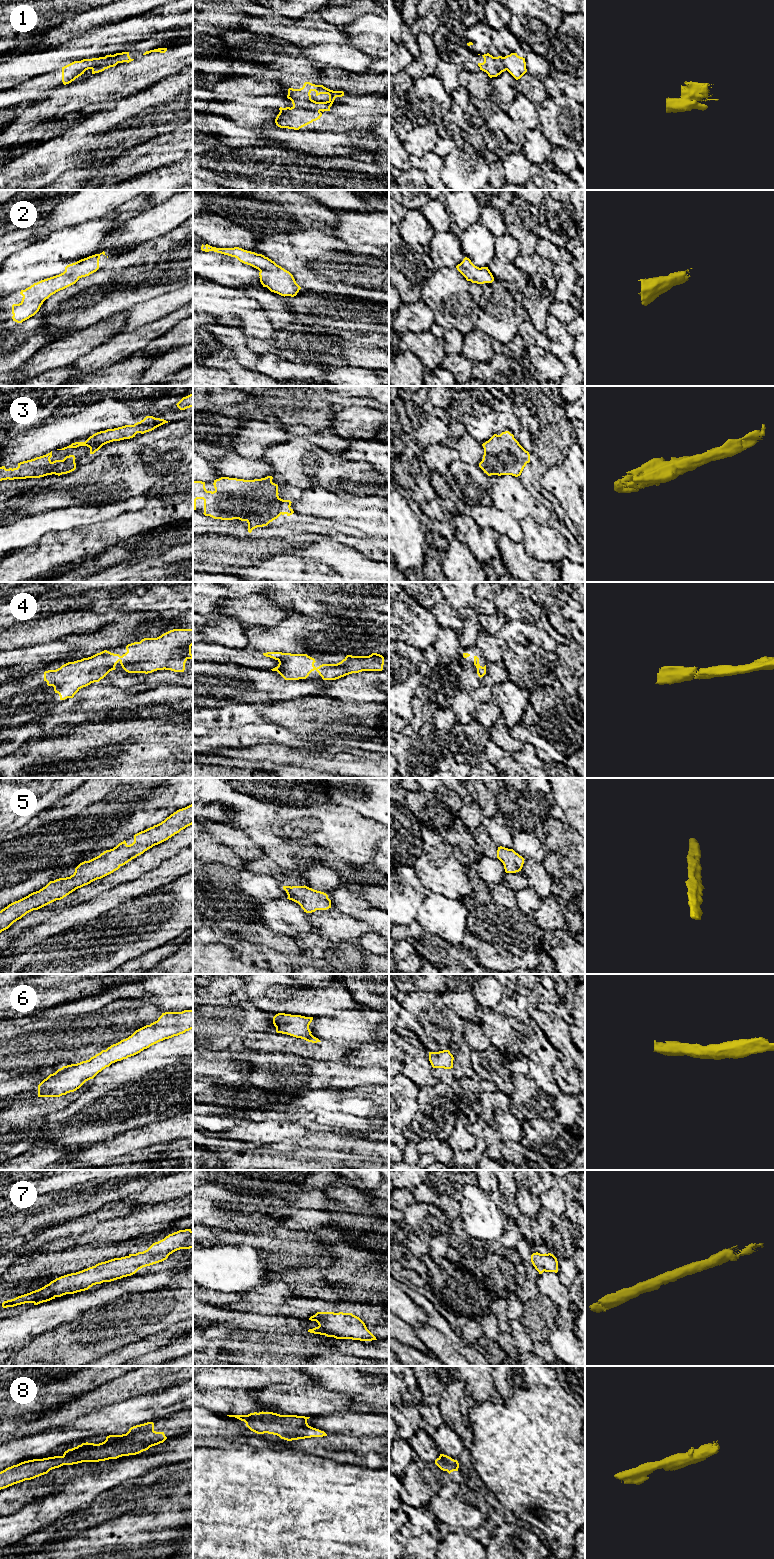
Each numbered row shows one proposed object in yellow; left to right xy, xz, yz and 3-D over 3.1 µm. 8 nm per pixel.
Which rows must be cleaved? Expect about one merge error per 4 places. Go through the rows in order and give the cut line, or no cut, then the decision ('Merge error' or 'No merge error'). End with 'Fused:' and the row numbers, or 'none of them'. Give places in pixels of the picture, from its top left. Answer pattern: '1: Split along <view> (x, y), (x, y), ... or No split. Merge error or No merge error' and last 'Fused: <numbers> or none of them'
1: Split along xz (293, 106), (319, 111). Merge error
2: No split. No merge error
3: No split. No merge error
4: No split. No merge error
5: No split. No merge error
6: No split. No merge error
7: No split. No merge error
8: No split. No merge error
Fused: 1

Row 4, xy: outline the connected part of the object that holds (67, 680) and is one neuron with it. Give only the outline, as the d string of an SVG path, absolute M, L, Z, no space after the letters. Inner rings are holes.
M173 629L157 638L144 638L140 642L134 642L126 646L127 652L120 656L104 650L91 657L83 658L74 662L68 662L56 670L44 672L44 681L48 686L53 686L60 700L73 698L83 687L94 682L99 682L110 671L115 670L119 662L128 673L152 673L157 670L171 670L184 672L185 663L188 659L193 660L191 646L193 645L193 629Z

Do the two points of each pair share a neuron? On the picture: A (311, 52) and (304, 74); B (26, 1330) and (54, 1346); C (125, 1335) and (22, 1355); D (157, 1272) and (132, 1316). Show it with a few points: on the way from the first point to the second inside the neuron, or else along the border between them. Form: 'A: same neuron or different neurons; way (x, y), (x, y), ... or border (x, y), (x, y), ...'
A: different neurons; border (300, 54), (305, 59)
B: different neurons; border (59, 1326), (37, 1338)
C: same neuron; way (99, 1335), (93, 1335), (74, 1345), (48, 1347)
D: different neurons; border (168, 1288), (130, 1293), (123, 1296)

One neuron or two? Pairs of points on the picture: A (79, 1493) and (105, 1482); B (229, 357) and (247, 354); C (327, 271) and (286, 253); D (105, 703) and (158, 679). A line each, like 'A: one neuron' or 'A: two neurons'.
A: one neuron
B: two neurons
C: one neuron
D: two neurons

